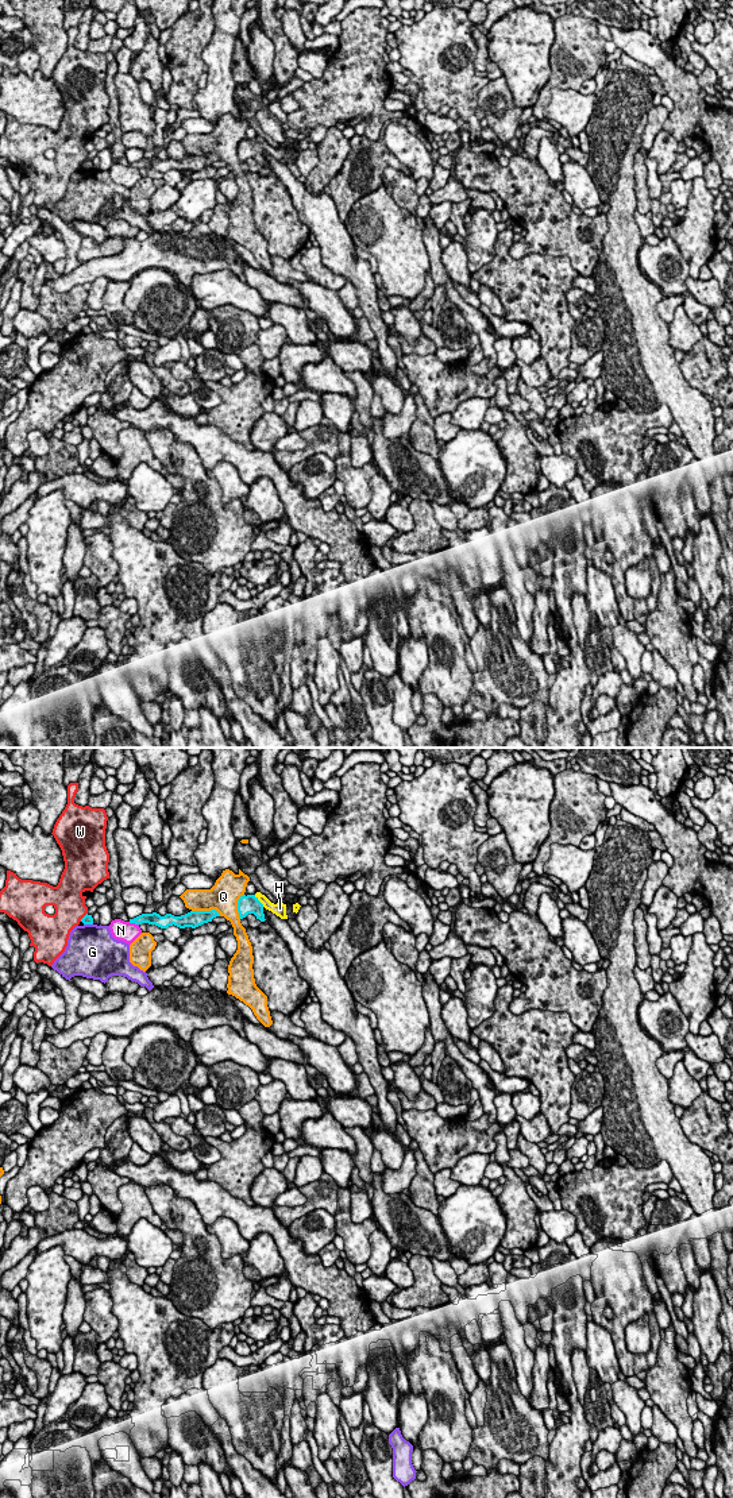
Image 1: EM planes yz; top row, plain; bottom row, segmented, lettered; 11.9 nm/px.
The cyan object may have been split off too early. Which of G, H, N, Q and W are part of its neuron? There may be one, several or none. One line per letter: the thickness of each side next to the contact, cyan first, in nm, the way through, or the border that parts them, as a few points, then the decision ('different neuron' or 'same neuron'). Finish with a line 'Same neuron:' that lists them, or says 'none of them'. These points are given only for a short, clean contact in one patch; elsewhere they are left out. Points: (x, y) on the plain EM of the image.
G: calibres 120 and 480 nm; different neuron
H: calibres 220 and 130 nm; way yz (247, 149), (258, 145), (277, 153); same neuron
N: calibres 140 and 240 nm; border yz (128, 166), (138, 169); different neuron
Q: calibres 200 and 340 nm; different neuron
W: calibres 120 and 380 nm; different neuron
Same neuron: H

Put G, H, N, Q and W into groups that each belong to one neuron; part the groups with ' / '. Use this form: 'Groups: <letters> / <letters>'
Groups: G / H / N / Q / W

